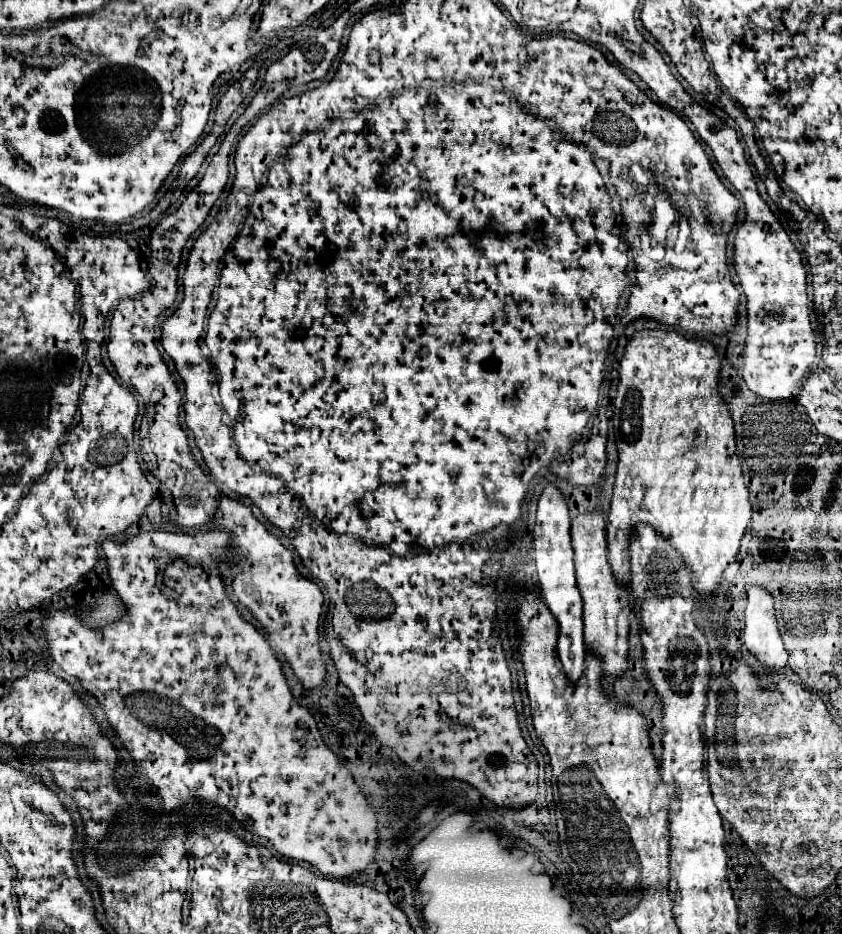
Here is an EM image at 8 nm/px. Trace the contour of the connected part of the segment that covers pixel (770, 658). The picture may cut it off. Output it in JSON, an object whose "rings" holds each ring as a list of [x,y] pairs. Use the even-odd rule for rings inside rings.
{"rings":[[[762,587],[748,589],[746,627],[742,639],[750,655],[770,669],[770,675],[776,675],[786,665],[788,653],[778,631],[774,601],[772,595]]]}

